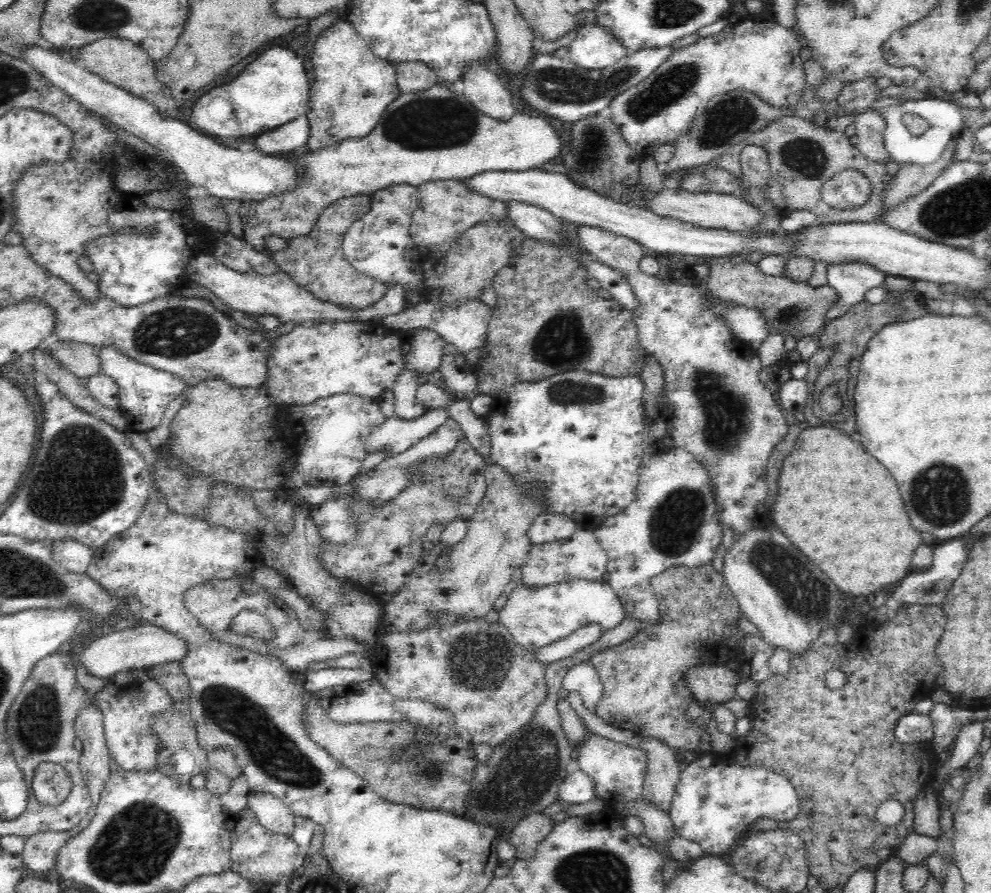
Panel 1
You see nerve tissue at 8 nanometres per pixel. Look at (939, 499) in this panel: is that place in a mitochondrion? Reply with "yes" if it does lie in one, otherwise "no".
yes

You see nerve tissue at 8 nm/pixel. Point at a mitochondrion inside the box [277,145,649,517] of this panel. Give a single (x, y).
(561, 342)

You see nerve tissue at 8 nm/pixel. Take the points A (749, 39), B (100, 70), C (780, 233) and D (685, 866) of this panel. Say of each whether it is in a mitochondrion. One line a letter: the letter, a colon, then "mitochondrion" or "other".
A: other
B: other
C: other
D: other

